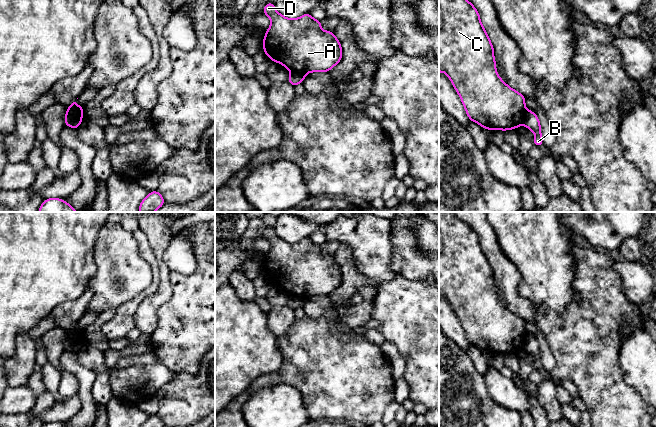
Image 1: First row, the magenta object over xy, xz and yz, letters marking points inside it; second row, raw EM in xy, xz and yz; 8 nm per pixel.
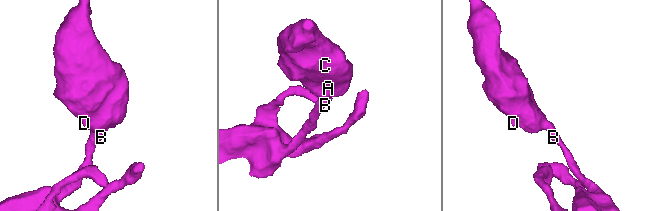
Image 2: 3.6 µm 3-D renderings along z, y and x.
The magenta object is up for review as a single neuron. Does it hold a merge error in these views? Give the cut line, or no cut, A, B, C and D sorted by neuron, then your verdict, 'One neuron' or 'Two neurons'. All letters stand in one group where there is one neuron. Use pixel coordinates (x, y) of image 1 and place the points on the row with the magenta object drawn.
Split along xy (67, 109), (73, 109), (81, 114). Groups: A C D / B. Two neurons

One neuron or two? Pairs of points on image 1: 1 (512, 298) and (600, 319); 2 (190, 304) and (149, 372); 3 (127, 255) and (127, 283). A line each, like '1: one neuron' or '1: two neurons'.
1: two neurons
2: two neurons
3: one neuron

